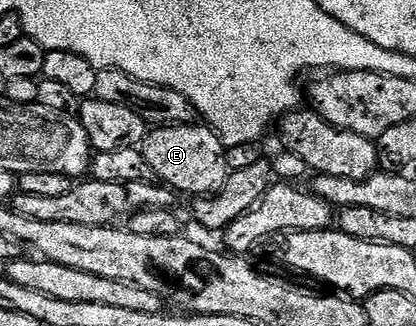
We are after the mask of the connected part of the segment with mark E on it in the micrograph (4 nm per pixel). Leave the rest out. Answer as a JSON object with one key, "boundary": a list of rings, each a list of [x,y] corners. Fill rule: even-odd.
{"boundary":[[[202,123],[151,128],[140,148],[144,159],[148,159],[152,166],[155,178],[173,189],[175,194],[187,193],[190,199],[219,193],[232,172],[226,158],[227,146],[222,144],[213,129]]]}

